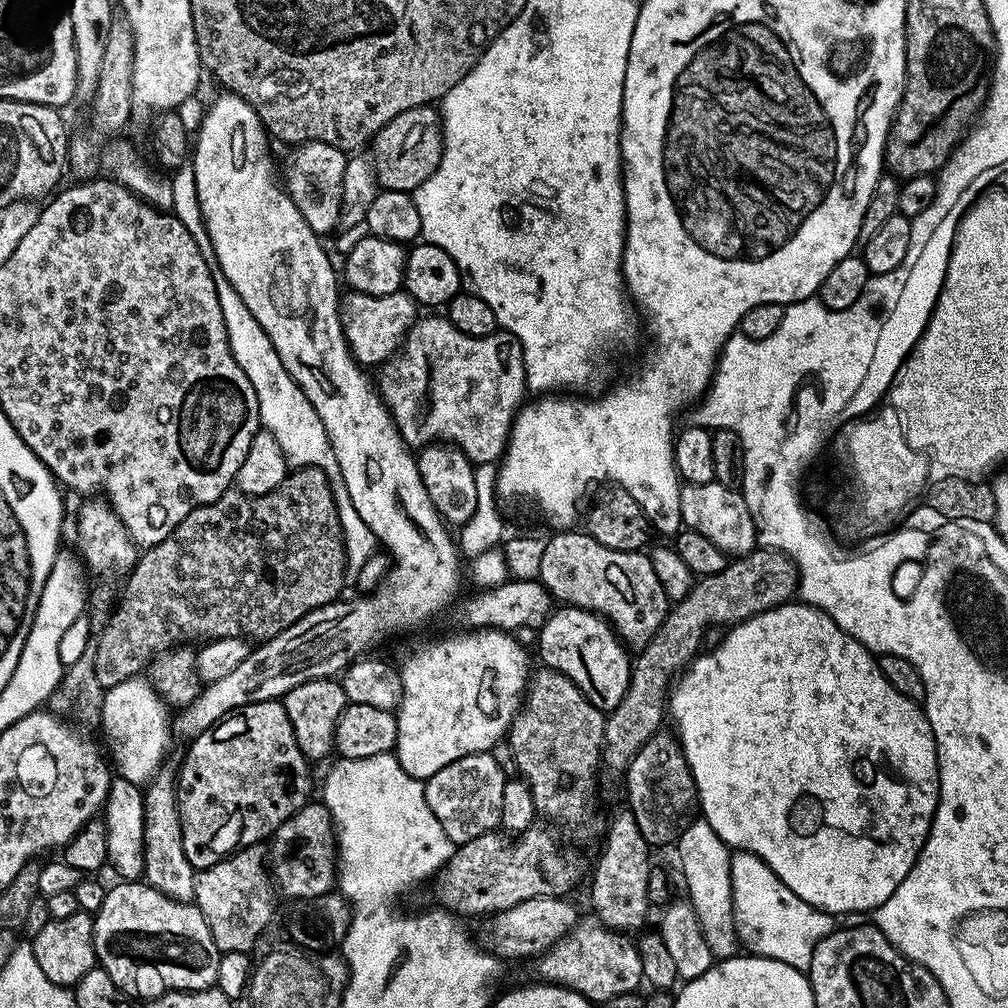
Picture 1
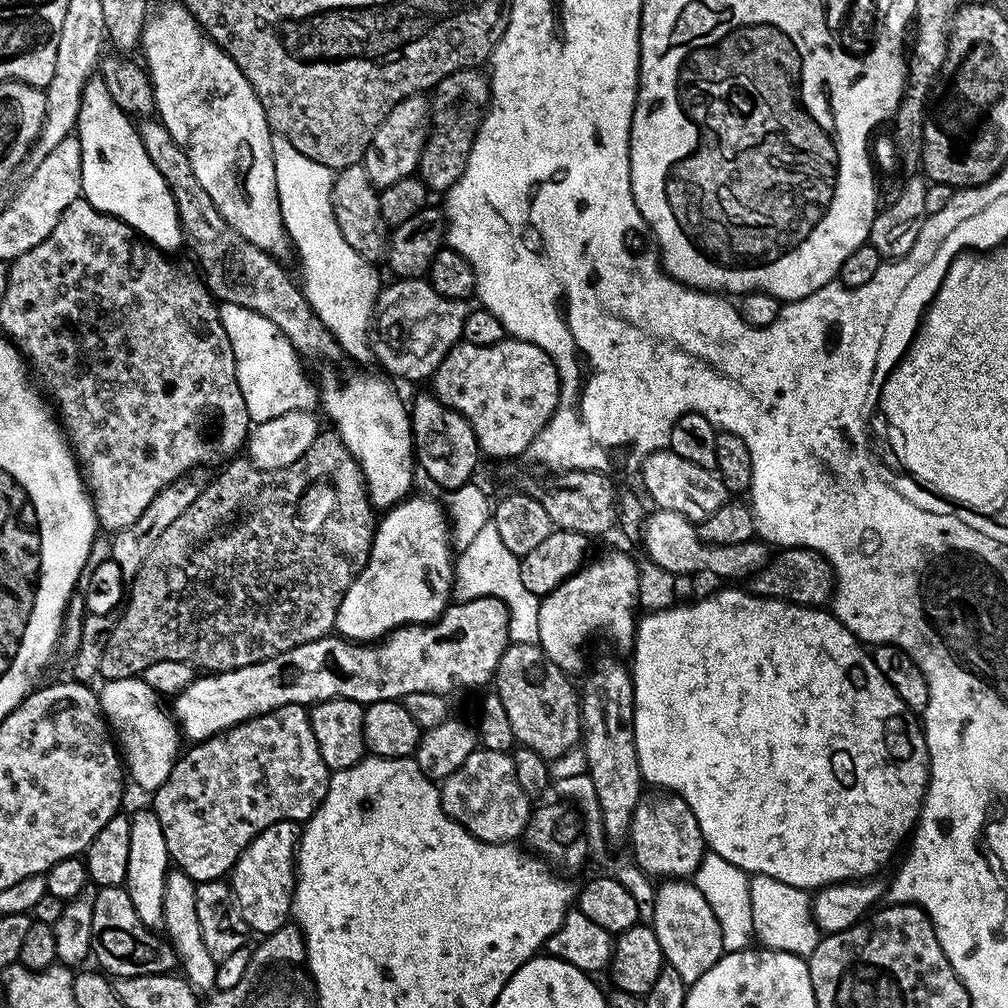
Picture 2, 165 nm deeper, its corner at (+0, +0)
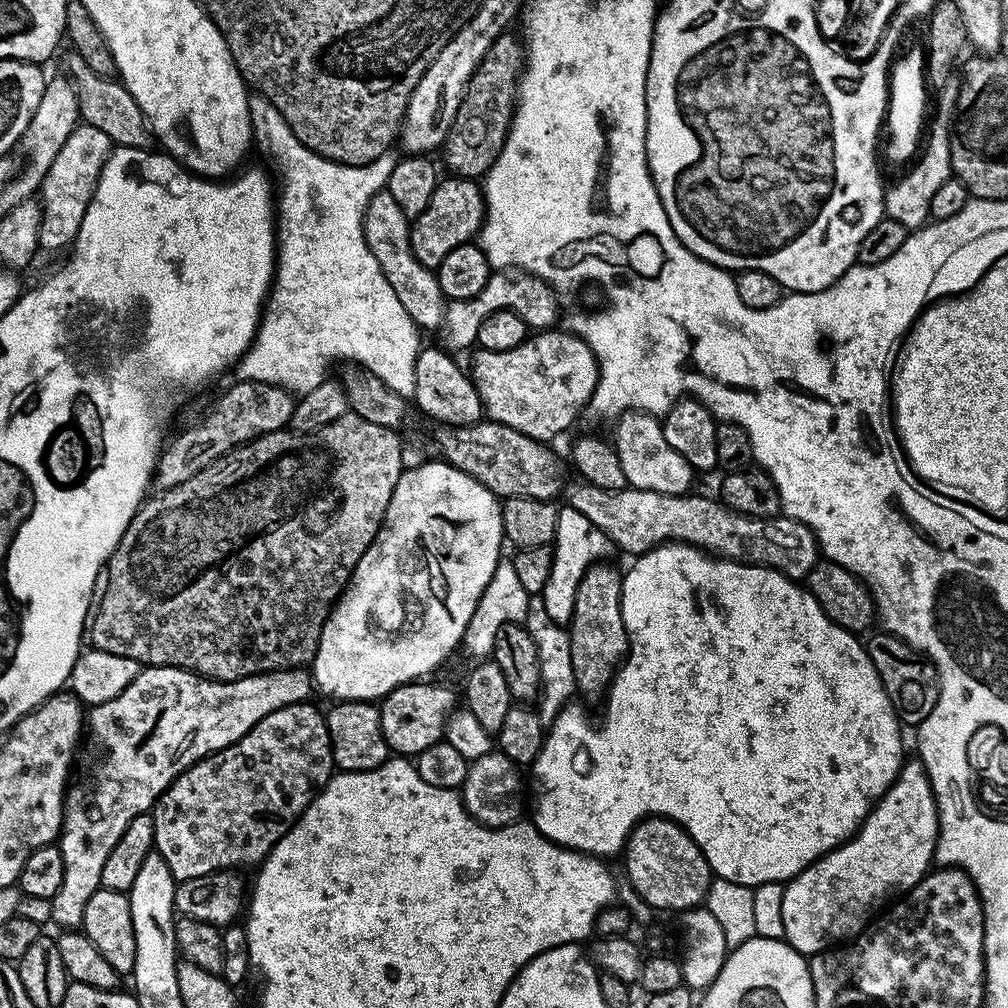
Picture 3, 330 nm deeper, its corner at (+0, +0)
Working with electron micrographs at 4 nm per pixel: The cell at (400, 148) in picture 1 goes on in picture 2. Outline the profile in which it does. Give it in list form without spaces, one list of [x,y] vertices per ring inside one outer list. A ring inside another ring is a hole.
[[[463,68],[442,78],[442,82],[438,82],[431,93],[430,104],[434,111],[430,116],[428,137],[418,169],[418,175],[428,187],[429,193],[447,193],[466,170],[476,132],[480,129],[490,103],[490,80],[482,73],[475,68]]]

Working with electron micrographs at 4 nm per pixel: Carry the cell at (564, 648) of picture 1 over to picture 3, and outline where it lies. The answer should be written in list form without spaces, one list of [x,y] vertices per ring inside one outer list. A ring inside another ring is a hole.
[[[564,506],[557,514],[557,530],[552,549],[552,565],[550,566],[550,578],[546,578],[546,586],[542,593],[546,606],[546,612],[556,624],[567,625],[572,618],[574,610],[574,594],[578,594],[578,582],[582,582],[582,574],[591,564],[603,561],[608,551],[613,551],[614,545],[608,539],[608,535],[586,514],[578,514],[578,510]]]

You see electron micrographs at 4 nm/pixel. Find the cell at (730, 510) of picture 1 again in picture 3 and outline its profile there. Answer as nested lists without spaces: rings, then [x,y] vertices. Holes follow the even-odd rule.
[[[633,410],[624,413],[615,421],[616,440],[614,447],[618,462],[622,462],[622,474],[626,474],[629,485],[638,490],[654,490],[658,494],[682,496],[693,491],[692,475],[694,469],[678,450],[670,446],[664,437],[663,423],[647,412]]]

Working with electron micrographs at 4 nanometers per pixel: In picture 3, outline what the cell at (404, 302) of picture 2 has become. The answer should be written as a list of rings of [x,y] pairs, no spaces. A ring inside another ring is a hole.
[[[498,268],[493,271],[492,277],[474,294],[474,298],[469,300],[453,300],[447,305],[446,319],[442,325],[444,332],[443,347],[449,353],[457,354],[463,348],[471,349],[476,344],[478,338],[478,329],[482,322],[494,314],[494,310],[514,310],[522,322],[528,324],[532,330],[548,330],[553,327],[552,324],[560,316],[560,304],[557,293],[548,285],[545,280],[530,274],[521,268]]]

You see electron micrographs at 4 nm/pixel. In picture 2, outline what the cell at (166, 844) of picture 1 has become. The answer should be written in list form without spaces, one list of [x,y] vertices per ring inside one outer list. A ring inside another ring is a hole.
[[[179,870],[169,871],[166,888],[162,894],[163,935],[176,952],[179,971],[185,980],[196,989],[197,993],[208,994],[216,988],[216,965],[218,961],[206,950],[206,942],[202,942],[202,926],[198,926],[198,894],[197,881]]]

